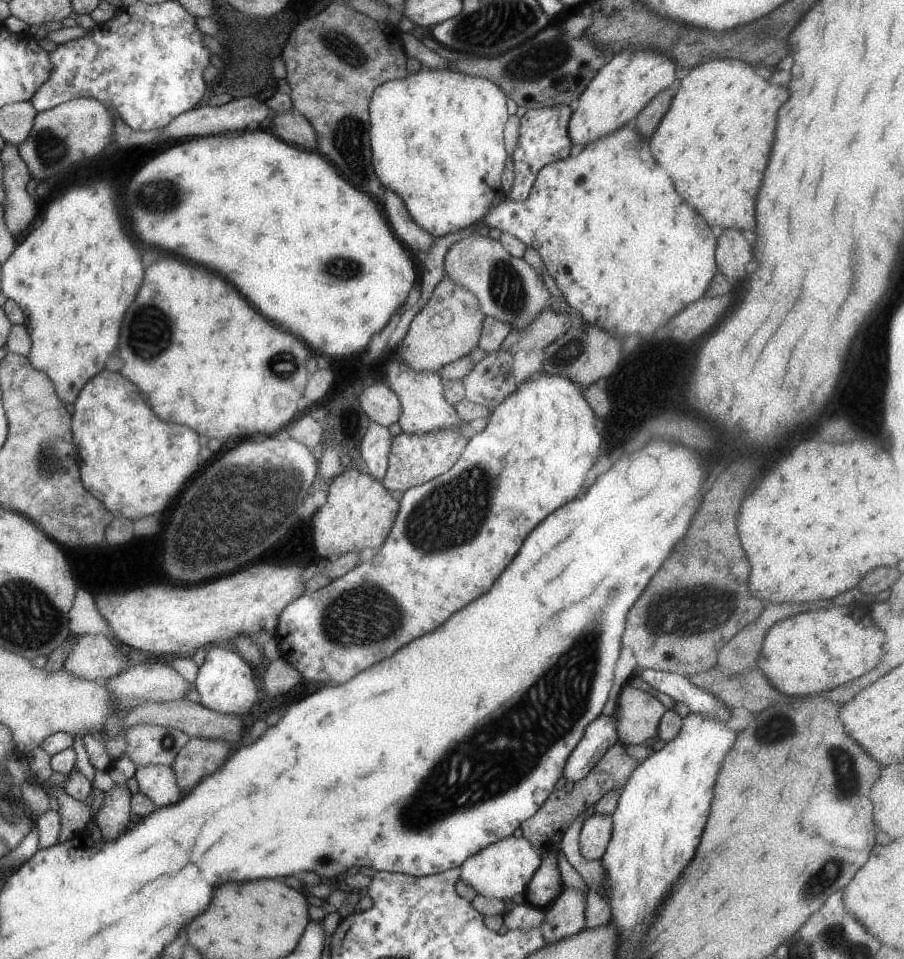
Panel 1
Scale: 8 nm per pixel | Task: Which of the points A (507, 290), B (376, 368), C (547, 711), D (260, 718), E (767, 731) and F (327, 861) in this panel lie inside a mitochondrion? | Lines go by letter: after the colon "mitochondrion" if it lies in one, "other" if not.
A: mitochondrion
B: other
C: mitochondrion
D: other
E: mitochondrion
F: mitochondrion

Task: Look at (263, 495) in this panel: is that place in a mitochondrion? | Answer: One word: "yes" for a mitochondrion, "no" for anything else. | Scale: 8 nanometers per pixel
yes

